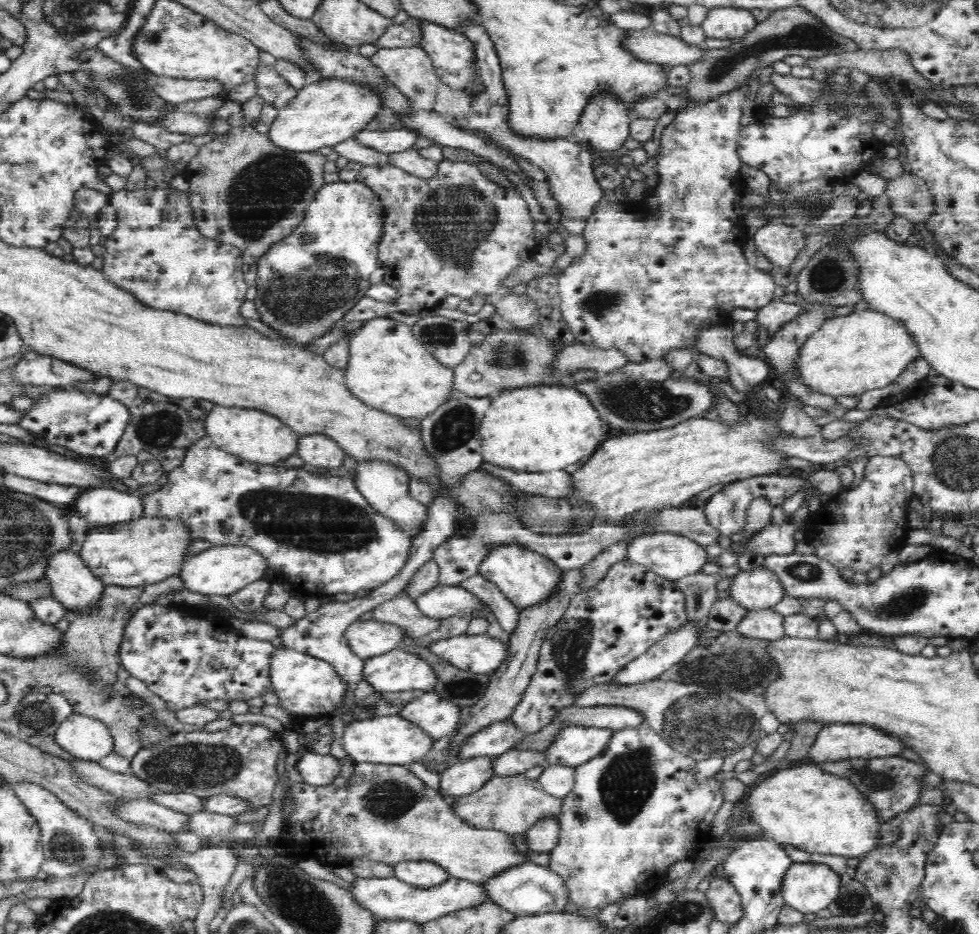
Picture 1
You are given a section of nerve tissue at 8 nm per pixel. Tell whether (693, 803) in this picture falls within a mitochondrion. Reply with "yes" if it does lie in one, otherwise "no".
no

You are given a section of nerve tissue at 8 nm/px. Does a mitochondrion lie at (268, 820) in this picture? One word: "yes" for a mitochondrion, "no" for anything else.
no

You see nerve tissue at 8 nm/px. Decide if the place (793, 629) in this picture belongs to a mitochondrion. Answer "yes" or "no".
no

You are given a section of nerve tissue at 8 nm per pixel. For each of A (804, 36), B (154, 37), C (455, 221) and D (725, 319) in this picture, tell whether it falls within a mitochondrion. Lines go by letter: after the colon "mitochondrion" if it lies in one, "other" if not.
A: mitochondrion
B: mitochondrion
C: mitochondrion
D: other

